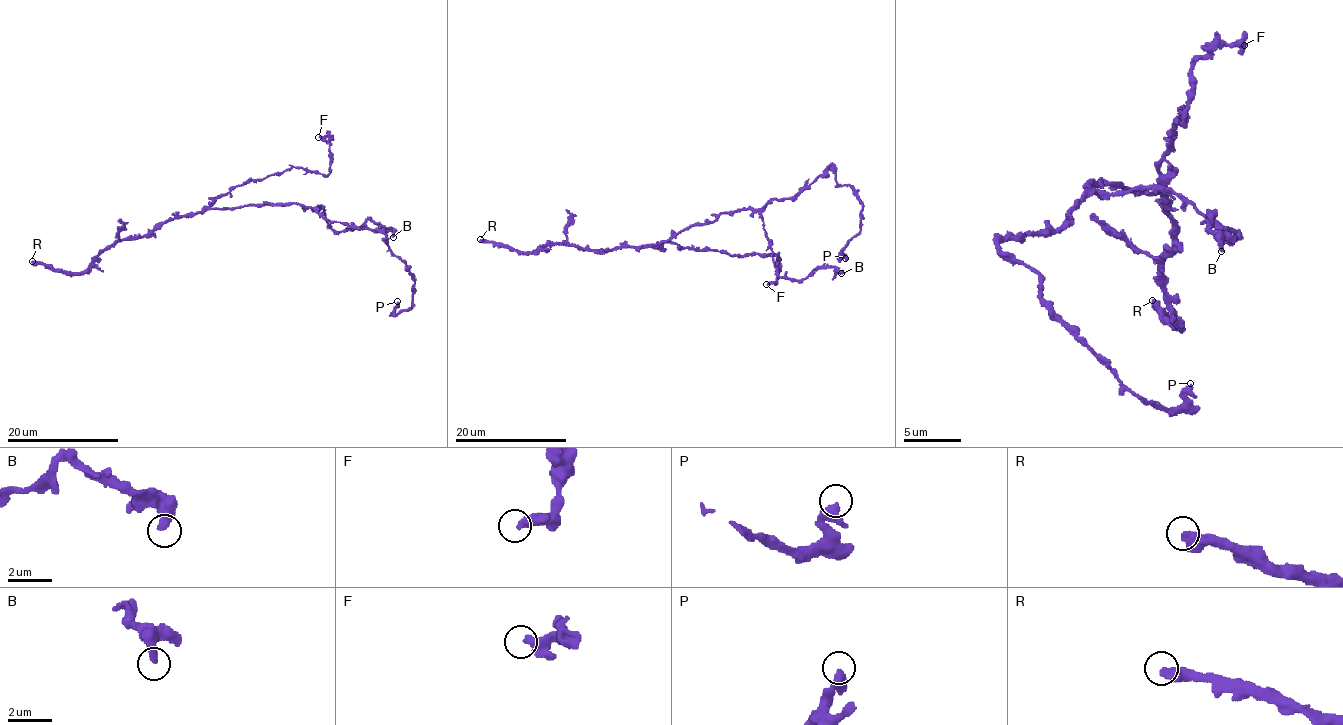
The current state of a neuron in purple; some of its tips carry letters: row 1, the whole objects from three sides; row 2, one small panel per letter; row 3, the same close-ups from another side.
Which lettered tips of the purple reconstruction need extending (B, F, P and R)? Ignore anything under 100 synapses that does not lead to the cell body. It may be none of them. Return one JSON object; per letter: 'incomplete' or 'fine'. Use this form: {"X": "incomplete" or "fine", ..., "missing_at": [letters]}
{"B": "fine", "F": "fine", "P": "fine", "R": "incomplete", "missing_at": ["R"]}

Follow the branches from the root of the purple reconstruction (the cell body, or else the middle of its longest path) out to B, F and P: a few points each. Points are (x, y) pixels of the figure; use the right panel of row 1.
B: (1098, 185), (1089, 185), (1104, 194), (1170, 188), (1187, 197), (1233, 240), (1236, 234), (1210, 217), (1221, 251)
F: (1098, 185), (1158, 191), (1158, 163), (1170, 148), (1184, 108), (1184, 122), (1190, 68), (1216, 45), (1244, 45)
P: (1098, 185), (1058, 229), (1009, 234), (998, 246), (1038, 274), (1041, 297), (1132, 392), (1175, 409), (1190, 383)

